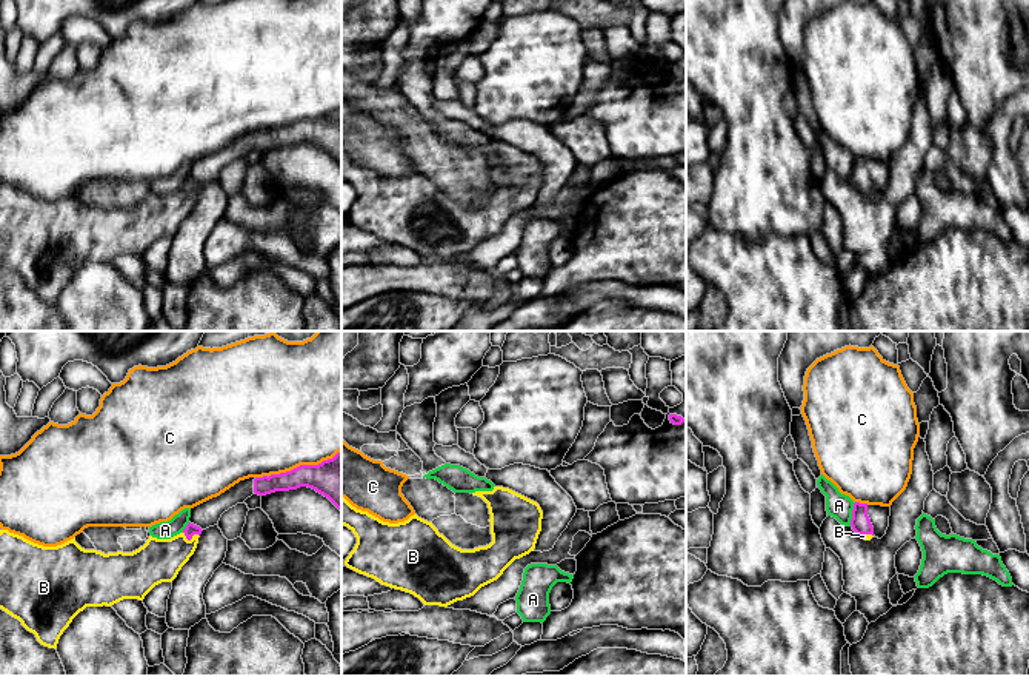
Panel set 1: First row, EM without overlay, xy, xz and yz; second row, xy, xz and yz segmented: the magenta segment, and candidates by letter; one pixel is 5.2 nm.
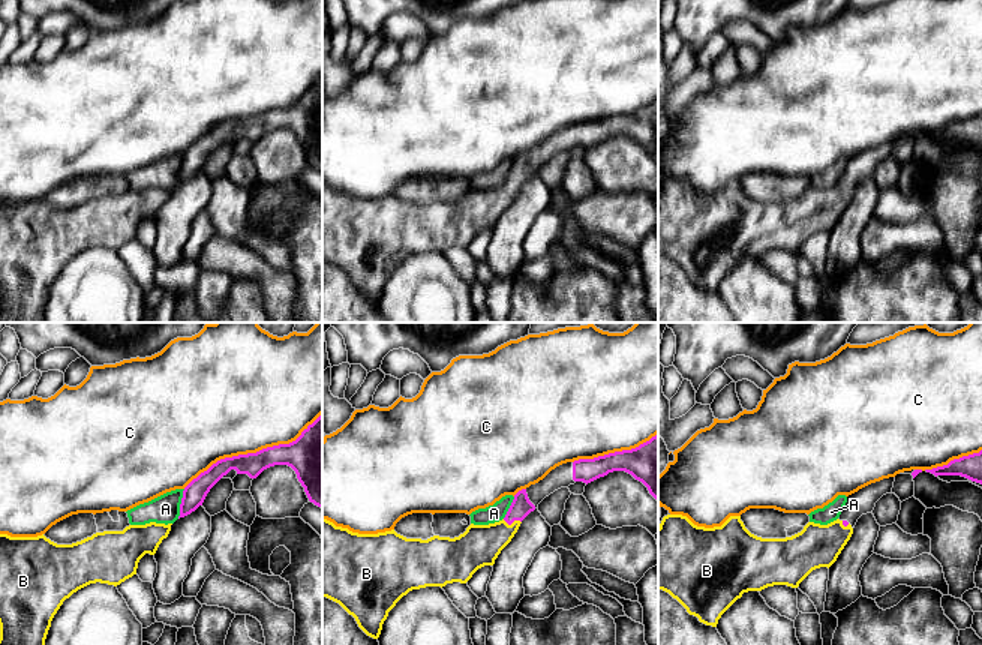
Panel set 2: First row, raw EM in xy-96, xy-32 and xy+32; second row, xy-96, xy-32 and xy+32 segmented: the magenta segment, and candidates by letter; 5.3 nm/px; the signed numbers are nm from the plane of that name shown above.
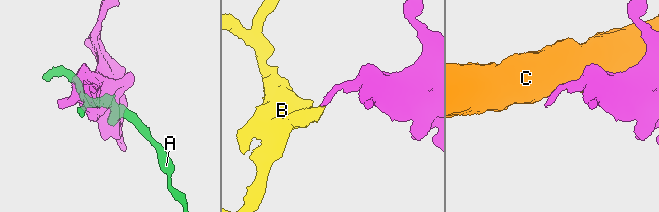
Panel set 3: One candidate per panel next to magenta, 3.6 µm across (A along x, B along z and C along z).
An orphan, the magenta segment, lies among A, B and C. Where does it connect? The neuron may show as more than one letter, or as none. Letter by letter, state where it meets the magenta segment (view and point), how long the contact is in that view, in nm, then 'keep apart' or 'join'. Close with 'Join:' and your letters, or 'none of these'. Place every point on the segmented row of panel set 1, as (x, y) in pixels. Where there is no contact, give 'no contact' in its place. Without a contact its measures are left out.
A: meets magenta in yz at (852, 515); contact 130 nm long; keep apart
B: meets magenta in xy at (189, 539); contact 90 nm long; join
C: meets magenta in xy at (305, 465); contact 400 nm long; keep apart
Join: B

